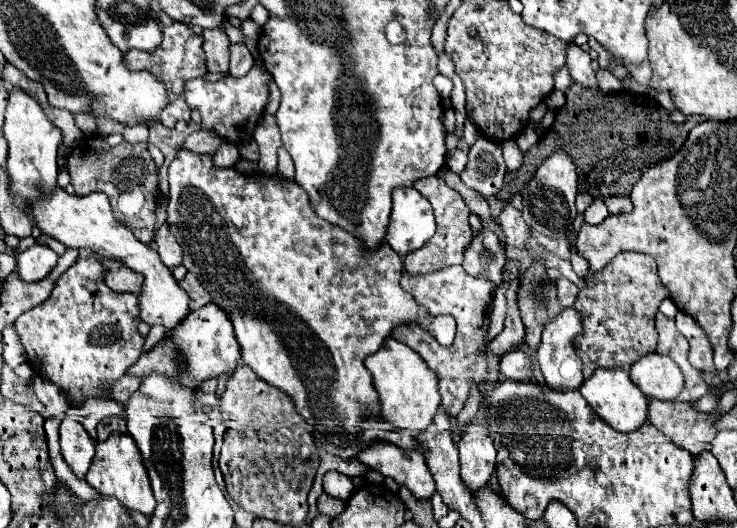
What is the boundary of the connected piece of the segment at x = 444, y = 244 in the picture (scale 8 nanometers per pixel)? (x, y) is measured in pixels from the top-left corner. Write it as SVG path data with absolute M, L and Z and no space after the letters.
M439 176L417 180L413 186L415 186L415 190L419 190L431 202L433 212L435 212L435 220L437 220L437 232L435 232L435 236L423 248L413 250L413 252L409 252L405 256L405 270L409 274L431 274L431 272L443 270L447 266L461 264L461 260L463 260L463 248L473 238L473 230L471 230L469 220L467 220L469 208L465 204L465 200L461 198L459 192L455 192L453 188L449 188L445 184L445 180L439 178Z

